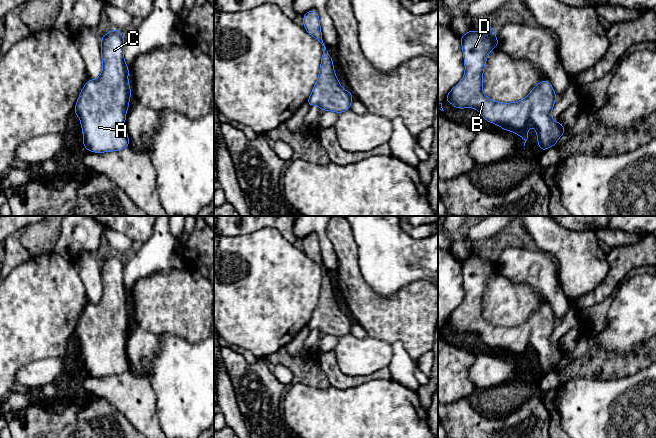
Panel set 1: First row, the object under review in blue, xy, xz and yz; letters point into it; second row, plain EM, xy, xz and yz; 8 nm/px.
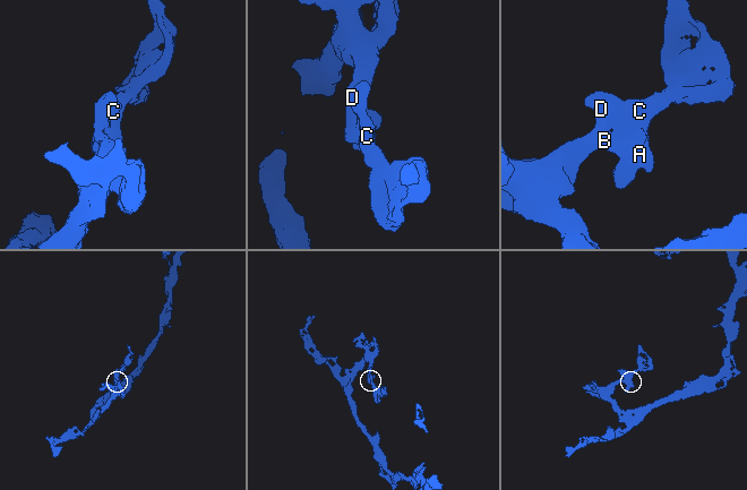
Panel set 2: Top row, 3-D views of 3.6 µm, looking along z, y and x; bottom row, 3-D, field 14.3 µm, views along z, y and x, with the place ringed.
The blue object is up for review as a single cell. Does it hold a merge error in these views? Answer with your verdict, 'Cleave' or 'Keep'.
Keep

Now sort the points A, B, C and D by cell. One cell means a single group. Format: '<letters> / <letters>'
A B C D

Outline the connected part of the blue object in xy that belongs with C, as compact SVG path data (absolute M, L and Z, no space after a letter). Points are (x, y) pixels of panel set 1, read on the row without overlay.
M117 253L101 260L103 293L96 304L88 303L79 318L74 337L80 342L83 370L94 377L121 375L130 369L126 356L125 341L131 321L128 307L129 292L124 284L125 263Z

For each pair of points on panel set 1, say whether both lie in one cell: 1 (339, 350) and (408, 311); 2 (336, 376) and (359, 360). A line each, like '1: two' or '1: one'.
1: two
2: two

